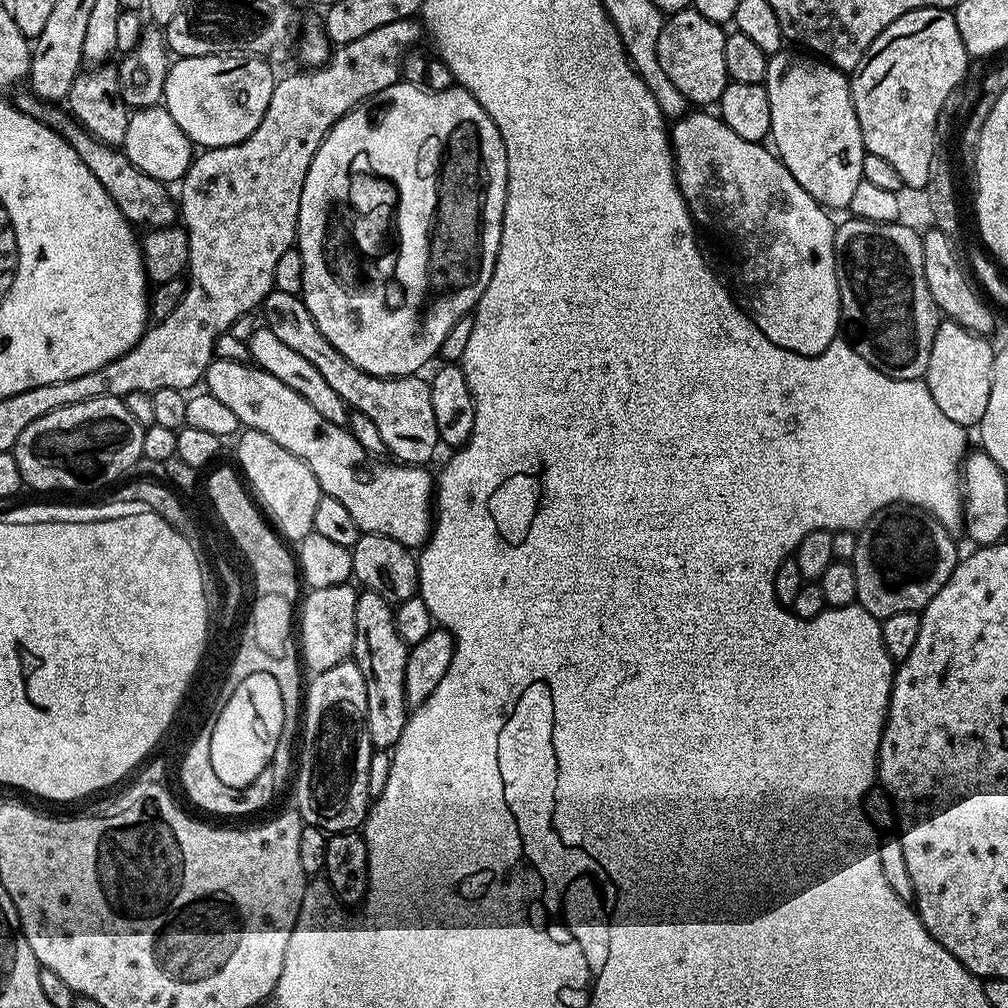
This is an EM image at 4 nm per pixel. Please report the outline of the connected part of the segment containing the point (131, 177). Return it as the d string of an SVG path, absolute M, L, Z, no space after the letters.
M66 116L65 120L64 128L62 127L65 142L71 146L74 154L78 154L78 158L82 158L82 162L86 162L86 166L92 171L94 178L98 178L98 182L102 182L102 190L106 190L106 194L110 194L110 198L114 200L114 206L118 206L118 210L128 219L129 224L133 226L148 224L144 226L154 229L166 228L177 223L178 204L173 193L171 196L167 192L169 189L164 182L155 180L149 174L138 170L138 167L131 164L130 158L124 156L119 147L102 144L75 120L66 119Z

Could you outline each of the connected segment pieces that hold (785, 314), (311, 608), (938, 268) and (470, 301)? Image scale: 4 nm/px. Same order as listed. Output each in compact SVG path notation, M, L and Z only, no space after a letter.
M689 111L671 125L670 143L672 145L672 158L676 165L676 185L680 187L680 193L684 195L684 200L688 204L688 211L692 213L693 221L697 225L713 224L718 231L724 232L725 238L728 239L728 244L732 247L732 256L736 259L736 284L740 287L741 296L739 296L739 299L742 301L748 316L758 326L758 330L762 330L762 334L766 334L766 338L770 338L770 342L774 342L774 346L797 352L803 356L816 356L832 345L832 341L837 339L842 328L840 322L840 291L838 290L838 278L836 277L836 251L834 250L837 225L832 224L831 218L828 217L831 216L829 209L816 203L813 196L806 194L806 190L802 190L802 186L798 186L794 174L790 174L790 170L786 170L786 166L780 161L775 151L768 149L767 152L763 143L755 144L754 142L746 142L746 138L738 138L738 134L734 134L734 130L730 130L730 126L726 126L719 115L712 113L711 116L708 112L711 111Z
M347 583L314 588L307 594L309 596L304 600L304 609L298 612L298 652L303 667L315 674L330 670L330 666L338 666L352 656L352 647L356 641L354 606L358 592L351 583Z
M933 226L929 227L928 230L929 232L925 231L922 236L924 241L922 270L926 274L926 286L930 286L930 298L934 298L936 307L947 319L966 330L975 332L978 336L991 337L991 332L996 328L996 316L992 313L993 305L979 291L976 293L972 289L973 281L966 268L966 273L964 273L964 268L960 265L960 256L956 253L958 244L951 241L950 238L946 238L942 231Z
M401 82L394 86L386 86L386 90L382 90L378 94L374 94L359 104L351 112L340 119L335 126L326 134L326 138L318 146L318 150L314 154L314 162L310 162L310 170L306 170L306 182L302 186L302 194L300 195L300 209L298 210L298 218L296 219L296 244L302 254L302 299L306 310L310 312L310 318L314 318L314 322L318 326L318 330L322 330L322 334L334 346L334 350L338 350L352 363L358 366L366 374L371 376L410 376L419 373L420 368L424 368L439 353L440 347L444 345L446 334L450 334L450 330L463 318L469 315L475 309L476 304L483 297L486 286L492 283L492 275L494 274L494 266L500 259L500 239L502 238L502 222L504 214L508 207L508 163L506 162L506 146L502 142L502 134L498 134L498 126L494 126L494 122L486 114L486 110L482 110L482 106L471 94L464 88L453 86L442 90L441 92L428 92L419 84L410 84Z

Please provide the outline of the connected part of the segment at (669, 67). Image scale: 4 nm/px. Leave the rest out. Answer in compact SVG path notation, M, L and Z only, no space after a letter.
M692 6L671 13L664 21L661 37L658 38L658 63L678 91L693 105L715 105L722 90L726 90L730 82L726 70L725 35L725 29L721 25L710 22L710 18L706 18Z

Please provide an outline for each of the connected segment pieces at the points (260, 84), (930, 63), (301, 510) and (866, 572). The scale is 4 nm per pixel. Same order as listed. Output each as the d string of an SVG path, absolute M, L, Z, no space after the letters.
M243 54L177 59L165 78L163 107L193 145L201 149L234 146L254 134L270 106L270 94L277 81L277 77L272 76L272 68L269 61L259 56Z
M919 8L902 14L870 46L864 57L850 73L853 108L858 114L858 126L862 130L865 149L878 158L886 158L894 170L898 170L898 178L909 189L924 190L930 171L930 158L934 155L935 123L938 112L949 103L952 91L960 84L964 71L968 68L970 57L962 42L962 34L958 34L956 17L946 8Z
M253 428L241 431L236 442L236 460L241 468L239 471L271 527L285 541L305 540L313 531L314 510L322 495L318 478L314 478L314 470L310 470L302 458L290 454L290 450L278 446L278 442L274 442L274 438L265 432Z
M891 504L889 508L878 510L859 529L858 550L854 550L854 558L850 561L854 578L858 578L856 603L881 622L894 614L923 612L930 598L934 598L934 594L946 586L950 574L954 574L958 555L952 540L955 540L953 533L923 508L913 508L910 504Z

